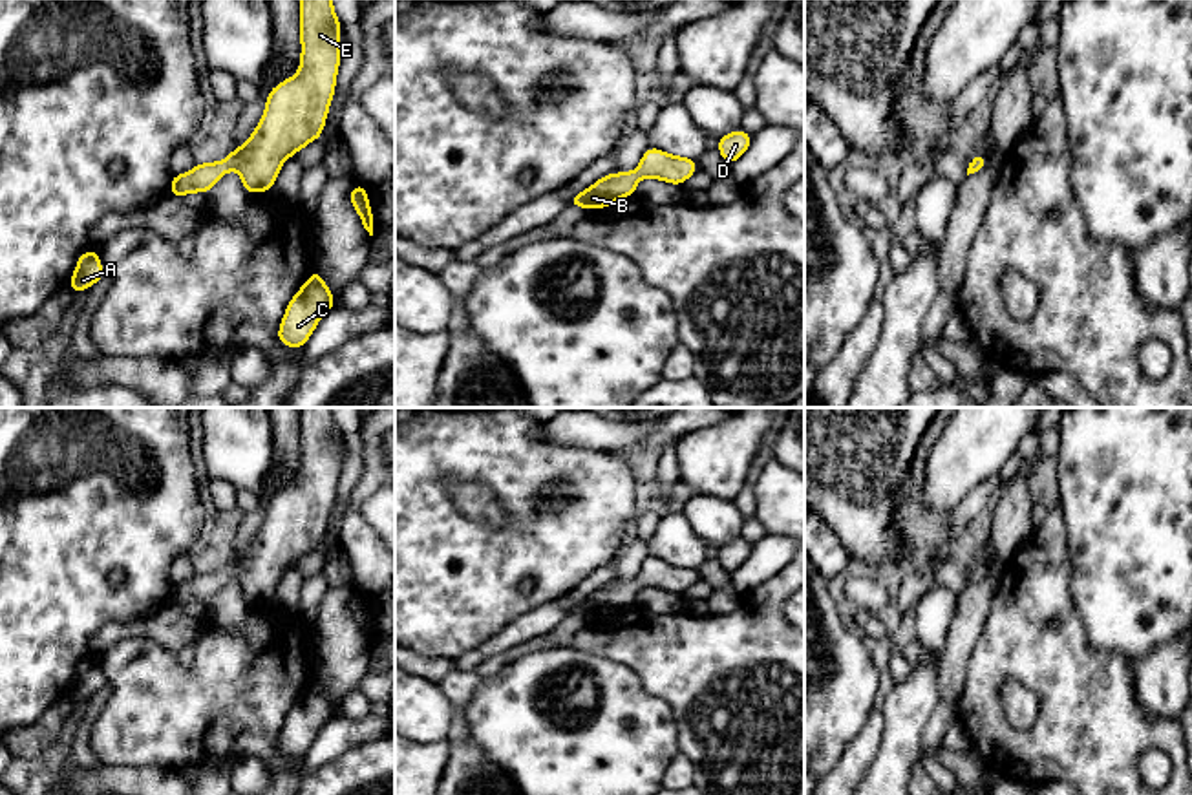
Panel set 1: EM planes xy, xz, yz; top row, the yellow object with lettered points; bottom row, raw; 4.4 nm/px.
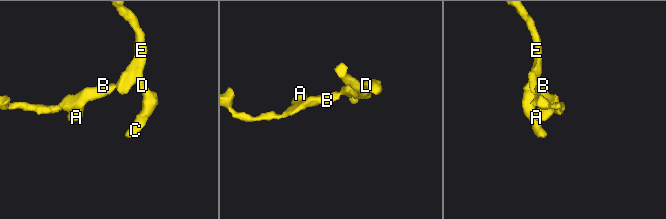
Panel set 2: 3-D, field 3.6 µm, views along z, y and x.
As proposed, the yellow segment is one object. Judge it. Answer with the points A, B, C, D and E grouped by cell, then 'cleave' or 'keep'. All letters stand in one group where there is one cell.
groups A B C D E; keep

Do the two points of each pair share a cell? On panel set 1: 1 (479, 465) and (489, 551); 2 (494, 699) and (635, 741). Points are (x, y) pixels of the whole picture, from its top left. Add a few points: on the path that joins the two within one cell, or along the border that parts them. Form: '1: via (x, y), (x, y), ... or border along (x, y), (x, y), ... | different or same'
1: via (501, 483), (516, 498), (516, 523), (510, 529) | same
2: via (529, 719), (540, 719), (556, 733), (600, 741) | same

